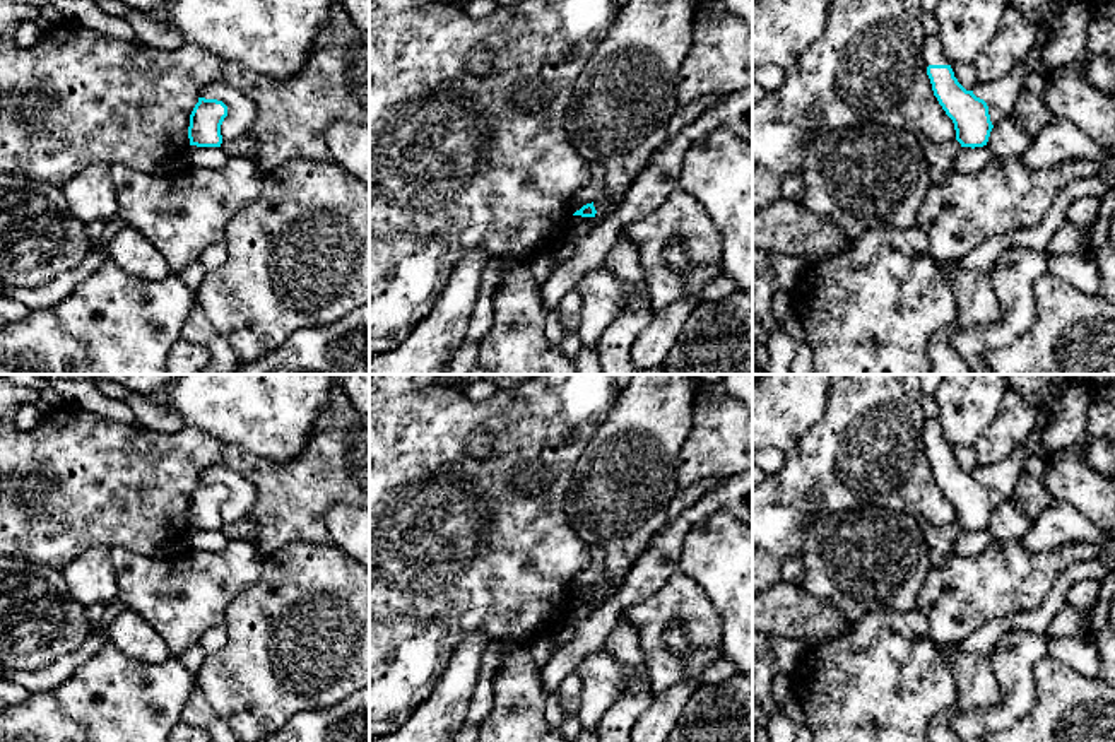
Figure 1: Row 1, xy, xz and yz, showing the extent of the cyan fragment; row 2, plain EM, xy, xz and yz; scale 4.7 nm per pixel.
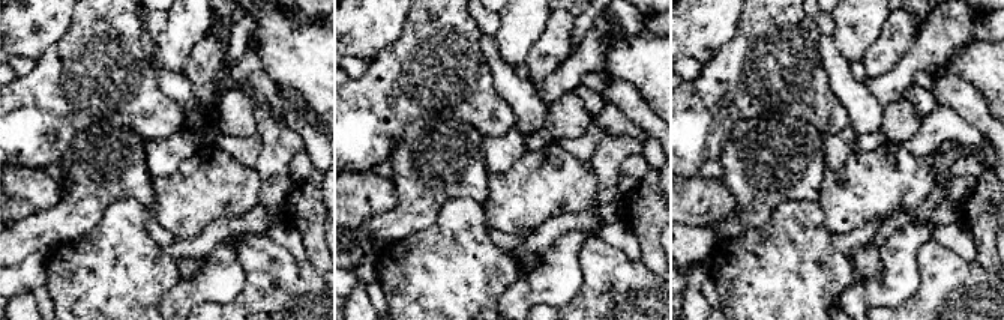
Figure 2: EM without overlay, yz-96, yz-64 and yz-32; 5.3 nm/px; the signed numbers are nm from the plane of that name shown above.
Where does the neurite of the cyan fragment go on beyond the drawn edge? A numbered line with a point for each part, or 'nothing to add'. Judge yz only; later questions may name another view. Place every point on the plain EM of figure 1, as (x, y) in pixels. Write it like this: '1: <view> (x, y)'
1: yz (932, 436)

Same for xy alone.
nothing to add

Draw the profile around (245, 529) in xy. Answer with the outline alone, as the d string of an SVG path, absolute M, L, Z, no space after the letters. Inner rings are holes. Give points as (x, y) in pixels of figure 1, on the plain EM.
M245 516L234 523L222 523L221 532L229 540L243 539L243 540L253 542L258 533L258 525L257 525L257 521Z

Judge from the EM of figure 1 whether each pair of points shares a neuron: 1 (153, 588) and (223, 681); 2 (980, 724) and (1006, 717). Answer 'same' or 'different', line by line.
1: different
2: same

